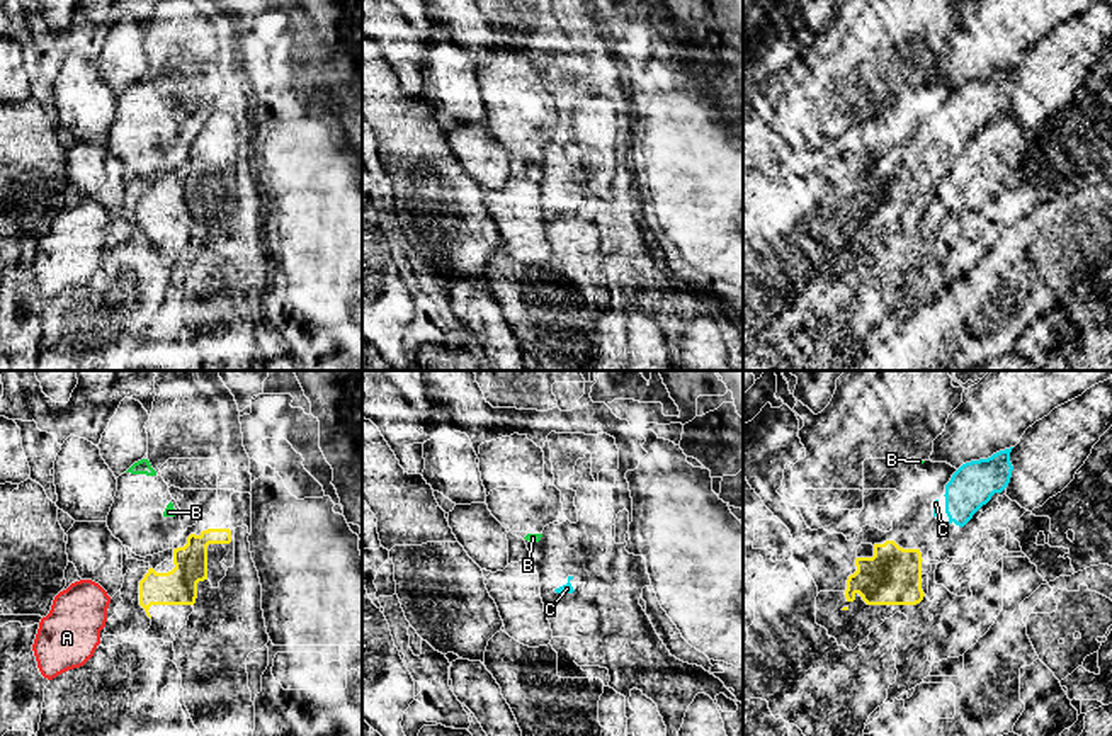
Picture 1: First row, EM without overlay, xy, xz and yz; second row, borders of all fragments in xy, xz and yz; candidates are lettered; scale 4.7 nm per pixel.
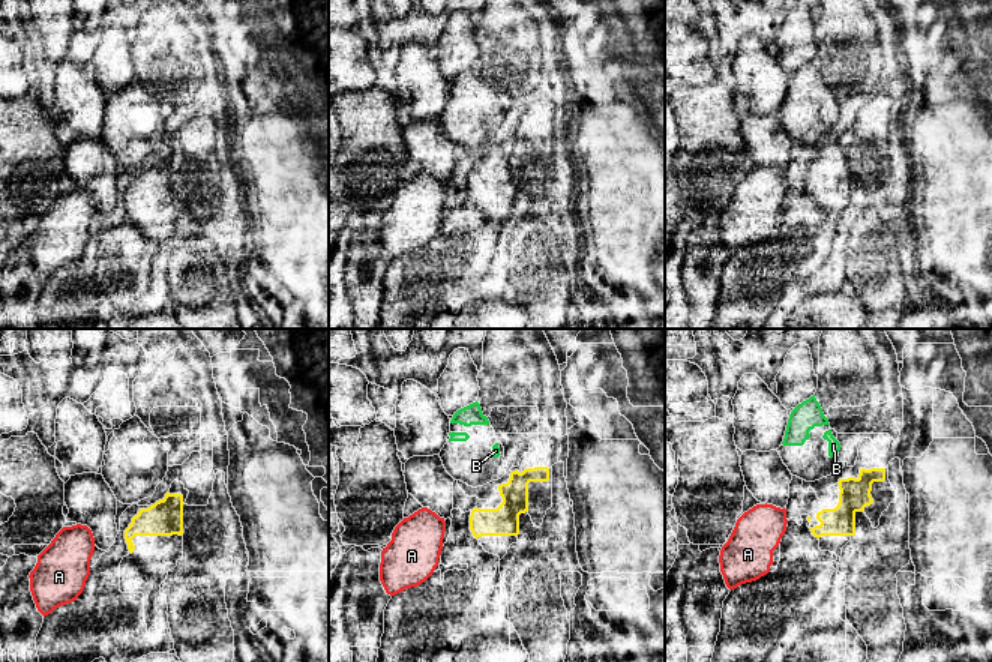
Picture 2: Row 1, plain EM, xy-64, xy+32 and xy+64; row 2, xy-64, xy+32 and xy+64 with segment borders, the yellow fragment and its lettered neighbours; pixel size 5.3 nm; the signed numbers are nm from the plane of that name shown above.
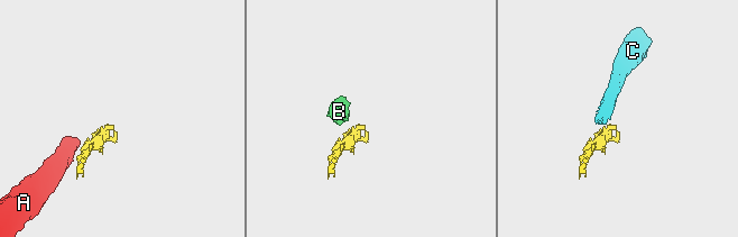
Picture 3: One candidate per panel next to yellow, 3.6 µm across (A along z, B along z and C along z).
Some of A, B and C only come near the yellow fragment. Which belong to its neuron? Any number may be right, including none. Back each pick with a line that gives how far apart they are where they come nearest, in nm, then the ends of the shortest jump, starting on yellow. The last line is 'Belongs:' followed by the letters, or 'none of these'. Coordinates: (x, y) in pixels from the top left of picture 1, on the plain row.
C: Distance 180 nm. Across: yz (919, 169), (934, 135)
Belongs: C

